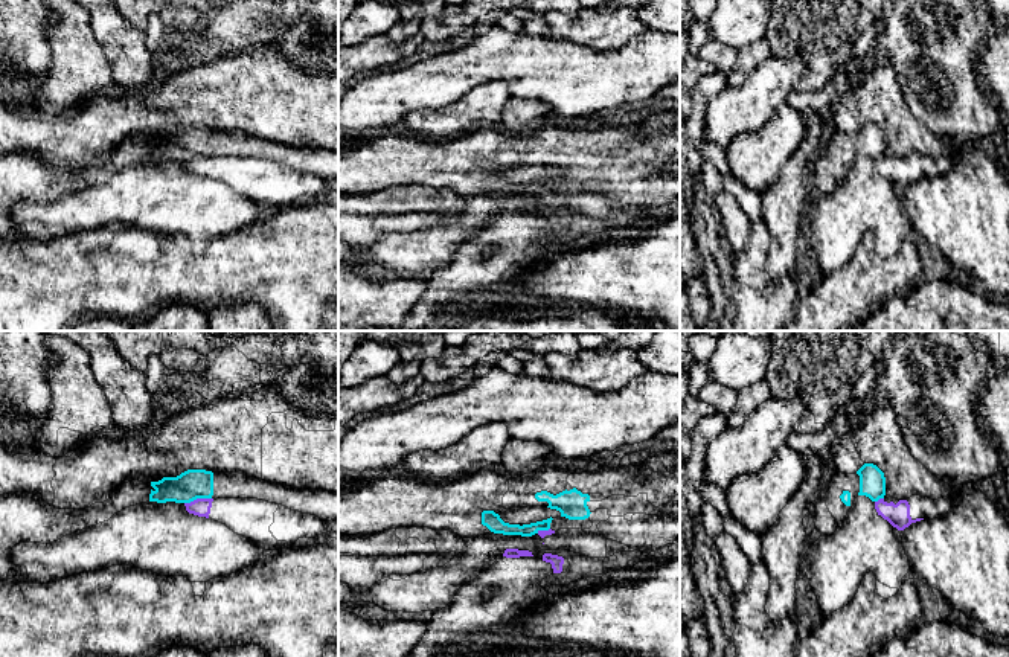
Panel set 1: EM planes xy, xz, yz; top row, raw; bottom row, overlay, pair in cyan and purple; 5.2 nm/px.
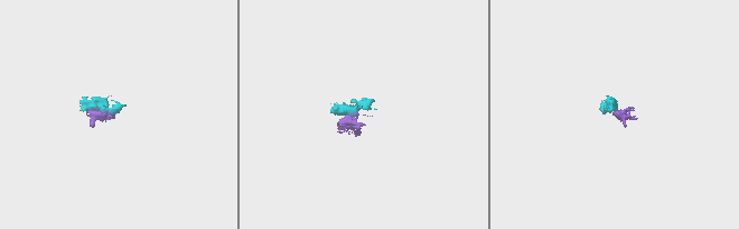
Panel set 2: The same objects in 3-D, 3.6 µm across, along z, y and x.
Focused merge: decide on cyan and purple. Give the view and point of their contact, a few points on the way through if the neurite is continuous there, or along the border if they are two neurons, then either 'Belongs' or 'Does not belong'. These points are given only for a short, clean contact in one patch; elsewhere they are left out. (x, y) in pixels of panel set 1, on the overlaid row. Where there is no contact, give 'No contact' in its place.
Touches cyan at xy (197, 497). Boundary: xy (211, 497), (197, 497), (185, 503). Does not belong

